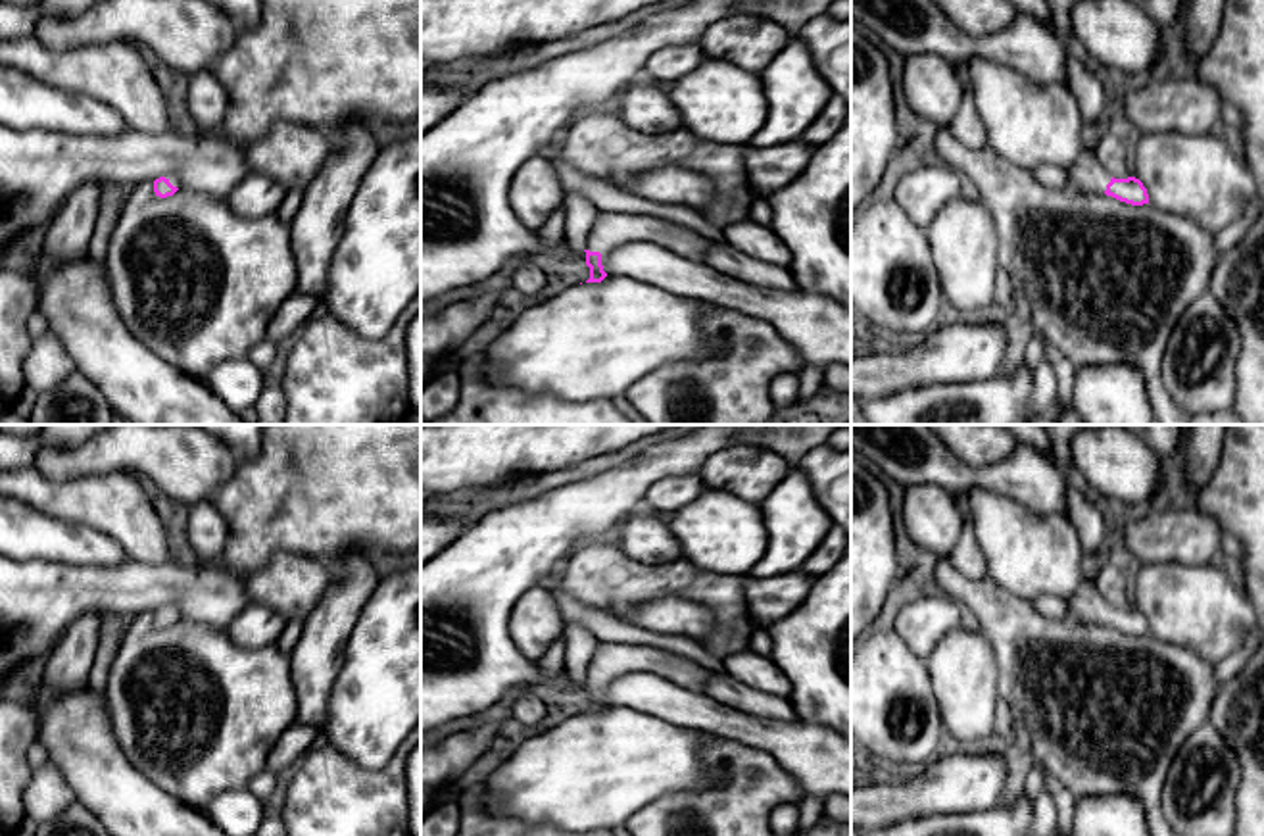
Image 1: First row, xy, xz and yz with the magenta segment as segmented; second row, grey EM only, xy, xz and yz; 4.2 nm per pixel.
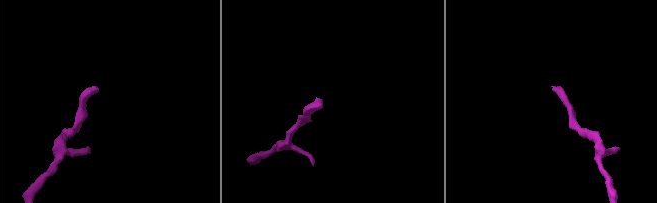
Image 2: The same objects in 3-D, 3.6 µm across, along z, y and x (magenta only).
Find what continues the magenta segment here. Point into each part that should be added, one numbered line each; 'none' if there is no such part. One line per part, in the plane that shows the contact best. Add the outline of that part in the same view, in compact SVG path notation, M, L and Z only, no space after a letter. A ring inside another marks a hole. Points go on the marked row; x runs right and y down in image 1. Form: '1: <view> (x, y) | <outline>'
1: xz (611, 229) | M601 211L594 229L588 234L586 250L599 252L603 259L615 248L636 240L663 246L676 256L692 261L703 261L705 248L711 244L711 240L707 240L705 236L672 221L640 213Z

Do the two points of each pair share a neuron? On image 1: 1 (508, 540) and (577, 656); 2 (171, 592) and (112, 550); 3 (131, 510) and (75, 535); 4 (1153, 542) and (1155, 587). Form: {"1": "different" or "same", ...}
{"1": "different", "2": "different", "3": "different", "4": "different"}

